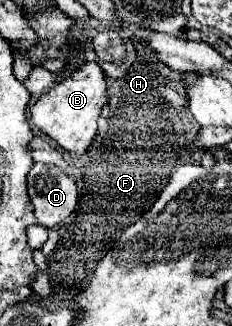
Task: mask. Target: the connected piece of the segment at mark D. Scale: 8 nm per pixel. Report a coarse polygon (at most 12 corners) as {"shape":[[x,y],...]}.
{"shape":[[55,165],[27,177],[39,225],[51,229],[77,209],[77,185]]}

